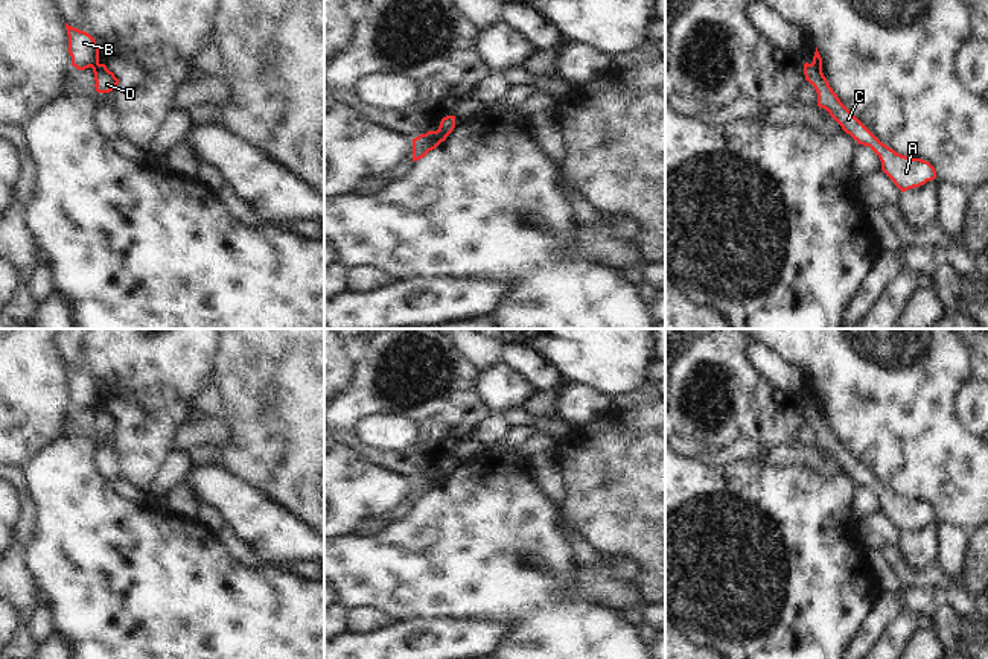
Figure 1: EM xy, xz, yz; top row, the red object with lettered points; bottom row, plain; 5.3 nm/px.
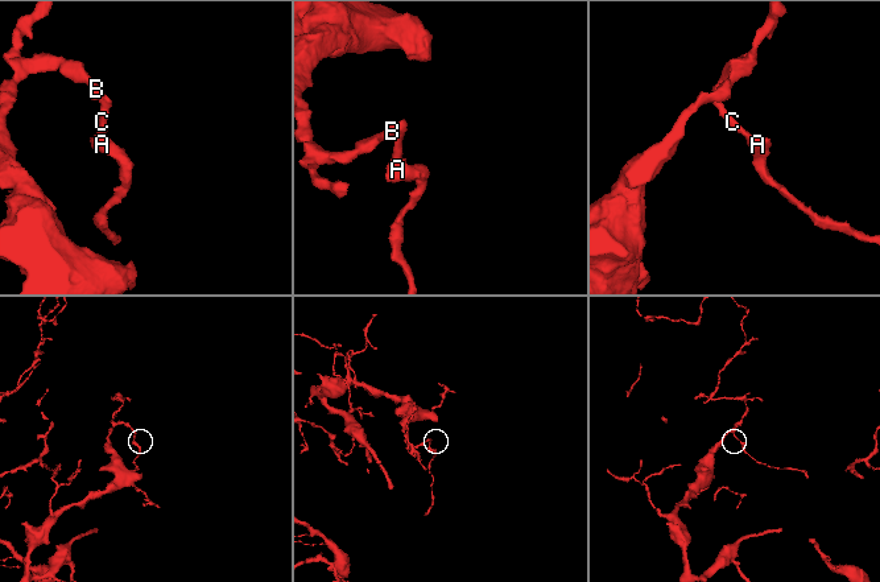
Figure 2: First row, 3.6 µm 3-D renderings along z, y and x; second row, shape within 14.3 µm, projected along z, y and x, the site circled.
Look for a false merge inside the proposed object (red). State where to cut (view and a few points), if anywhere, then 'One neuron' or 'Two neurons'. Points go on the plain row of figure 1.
Split along xz (434, 472), (439, 484). Two neurons.

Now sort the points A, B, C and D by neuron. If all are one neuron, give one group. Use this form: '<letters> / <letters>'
A C D / B

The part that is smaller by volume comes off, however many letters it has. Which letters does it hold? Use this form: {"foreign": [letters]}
{"foreign": ["A", "C", "D"]}

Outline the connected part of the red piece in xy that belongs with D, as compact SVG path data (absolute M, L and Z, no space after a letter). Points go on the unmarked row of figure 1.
M105 405L94 406L93 414L94 414L94 422L96 422L94 428L97 434L110 434L119 425L119 420L114 417L113 412L107 409Z

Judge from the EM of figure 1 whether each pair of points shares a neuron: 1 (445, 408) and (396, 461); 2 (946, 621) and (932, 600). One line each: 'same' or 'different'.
1: same
2: different

